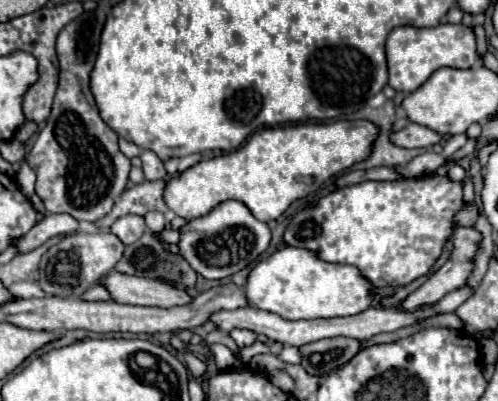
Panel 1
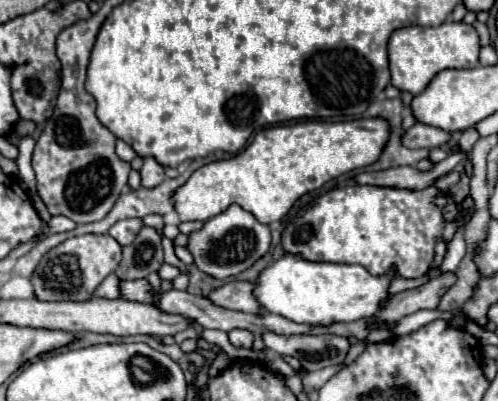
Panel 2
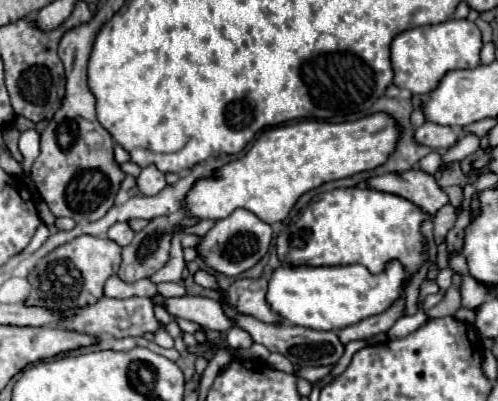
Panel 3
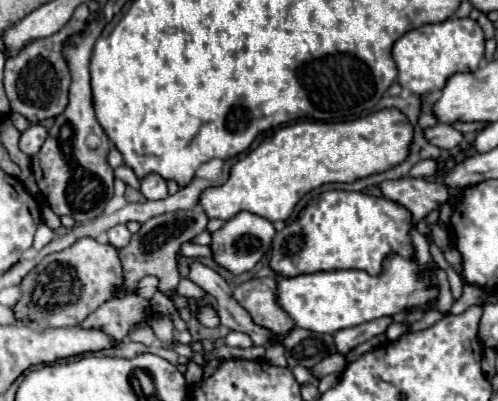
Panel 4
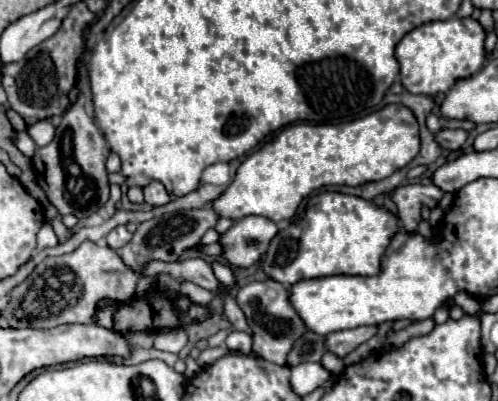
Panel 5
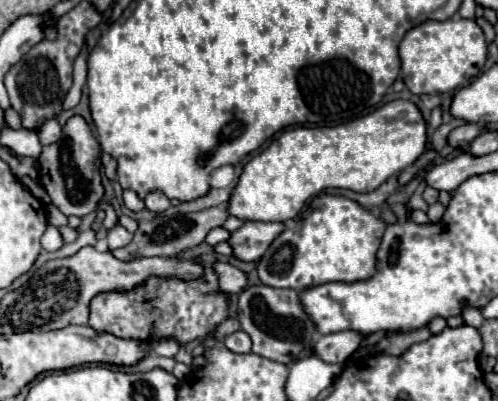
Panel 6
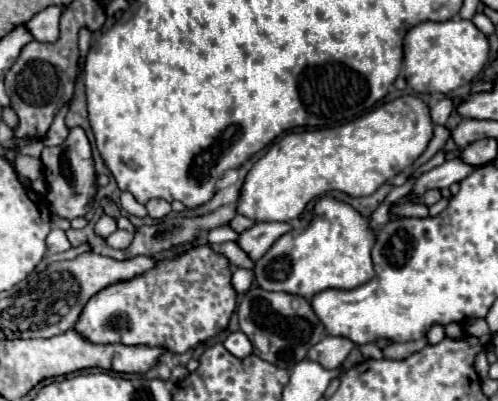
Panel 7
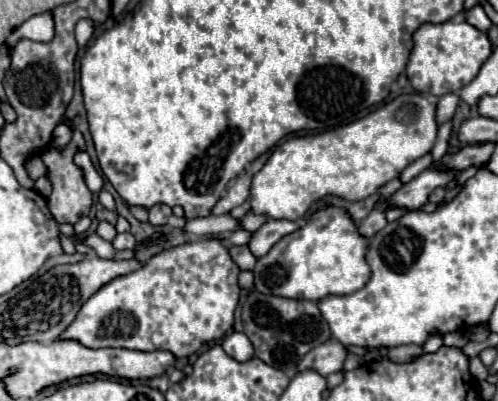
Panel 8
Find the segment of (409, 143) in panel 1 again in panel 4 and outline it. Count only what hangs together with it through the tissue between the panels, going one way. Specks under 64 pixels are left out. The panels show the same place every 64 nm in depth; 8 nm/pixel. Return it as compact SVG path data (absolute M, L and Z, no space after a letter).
M436 124L432 128L426 128L424 138L430 144L438 146L440 150L450 150L462 142L462 134L458 130L454 130L450 124Z

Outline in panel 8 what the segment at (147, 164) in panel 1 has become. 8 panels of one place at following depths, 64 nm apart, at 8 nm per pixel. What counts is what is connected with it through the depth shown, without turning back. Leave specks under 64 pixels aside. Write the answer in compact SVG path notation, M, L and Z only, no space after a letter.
M156 204L156 206L148 208L148 212L150 212L150 222L154 226L162 226L162 224L166 224L166 218L172 214L172 208L166 204Z

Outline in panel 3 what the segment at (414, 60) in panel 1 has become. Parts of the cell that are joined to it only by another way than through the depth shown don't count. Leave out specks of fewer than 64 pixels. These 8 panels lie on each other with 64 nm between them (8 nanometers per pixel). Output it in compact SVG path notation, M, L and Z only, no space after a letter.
M446 20L436 26L418 26L400 32L390 44L390 58L394 70L394 84L412 94L428 94L436 88L440 78L458 68L476 68L480 64L482 38L474 22Z

